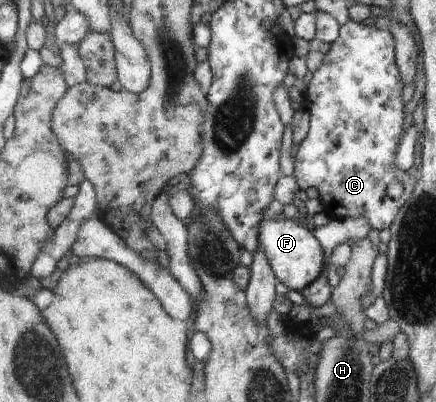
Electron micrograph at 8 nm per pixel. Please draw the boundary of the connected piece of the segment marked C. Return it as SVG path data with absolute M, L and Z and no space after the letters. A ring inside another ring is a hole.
M348 21L339 28L339 37L324 55L322 64L313 72L306 89L305 107L310 114L310 128L306 138L294 149L294 173L300 189L314 185L318 190L323 212L334 222L366 217L371 228L390 228L401 206L410 198L417 180L410 172L396 166L396 153L403 137L404 103L401 79L395 61L395 40L389 28L376 30L367 22ZM393 180L400 180L404 192L398 200L386 195L386 188Z

